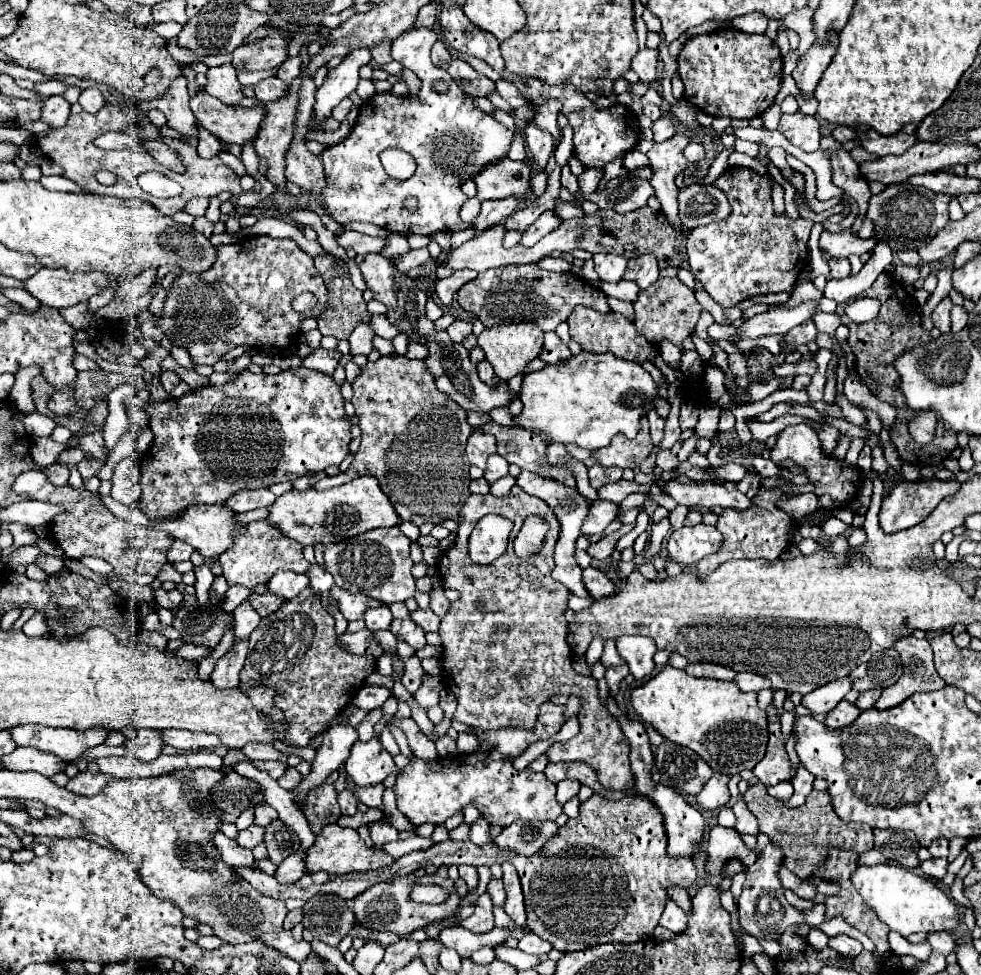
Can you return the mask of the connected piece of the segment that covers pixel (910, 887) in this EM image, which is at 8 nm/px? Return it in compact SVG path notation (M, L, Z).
M859 865L851 875L851 881L863 901L877 913L877 917L899 935L907 937L911 933L929 933L929 931L953 931L959 921L959 907L929 879L919 877L911 869L901 865Z

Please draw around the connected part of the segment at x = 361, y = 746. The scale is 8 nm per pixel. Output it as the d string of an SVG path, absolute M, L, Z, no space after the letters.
M375 737L371 741L357 741L351 747L351 755L345 763L345 771L359 787L381 783L387 775L399 773L391 755L383 749L381 741Z

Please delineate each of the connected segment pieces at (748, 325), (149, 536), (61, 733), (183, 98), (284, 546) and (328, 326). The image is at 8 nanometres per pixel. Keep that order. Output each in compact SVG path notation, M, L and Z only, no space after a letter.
M821 299L819 303L801 303L795 309L771 309L767 313L759 313L751 319L747 319L743 325L737 327L737 337L739 339L759 339L765 335L783 335L795 325L801 325L803 321L811 319L815 309L821 309L825 313L833 313L837 307L835 301Z
M31 469L31 471L25 471L21 473L15 483L13 483L13 491L17 495L27 495L29 499L37 499L37 501L45 501L45 503L53 503L53 505L59 505L63 507L63 513L55 515L55 519L49 523L49 537L55 545L59 545L65 553L65 557L69 559L81 559L85 555L91 555L91 557L101 557L105 559L113 571L117 575L129 575L129 573L147 573L151 577L157 577L157 573L161 571L161 567L167 563L167 549L171 547L173 539L169 535L163 535L163 533L157 533L157 531L151 531L151 529L135 529L131 531L129 535L125 533L125 541L123 541L123 519L115 517L99 499L95 499L93 495L89 495L89 491L85 489L73 489L69 485L65 487L53 487L47 479L45 479L45 473L39 471L39 469Z
M21 725L11 729L17 747L35 747L45 753L53 753L65 763L79 759L87 749L97 747L105 741L107 731L97 727L89 731L53 729L43 725Z
M179 77L171 83L169 91L155 101L143 103L145 109L159 109L167 117L167 127L175 129L185 137L185 143L191 147L199 145L197 137L197 121L193 111L189 109L189 93L187 93L187 81L185 77Z
M253 521L245 525L247 531L233 535L233 547L219 555L219 565L223 569L223 577L229 585L243 585L253 589L259 583L269 583L269 579L279 569L289 569L293 573L305 573L309 563L303 557L303 545L283 537L277 529L273 529L267 521Z
M315 257L315 267L321 273L321 277L325 281L325 287L329 289L329 305L317 317L319 331L323 335L333 335L337 339L347 339L353 333L353 329L355 329L357 323L369 321L371 313L365 309L365 301L363 301L361 291L355 289L353 283L351 283L351 279L343 273L343 265L341 263L337 263L333 257Z

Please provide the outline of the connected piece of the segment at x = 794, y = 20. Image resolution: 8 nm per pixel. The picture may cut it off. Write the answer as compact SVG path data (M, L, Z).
M805 7L805 9L789 13L787 19L783 21L785 27L797 31L799 37L801 37L801 43L797 47L797 55L805 55L805 49L809 49L815 43L815 35L813 35L813 29L811 29L811 15L813 15L813 9Z

